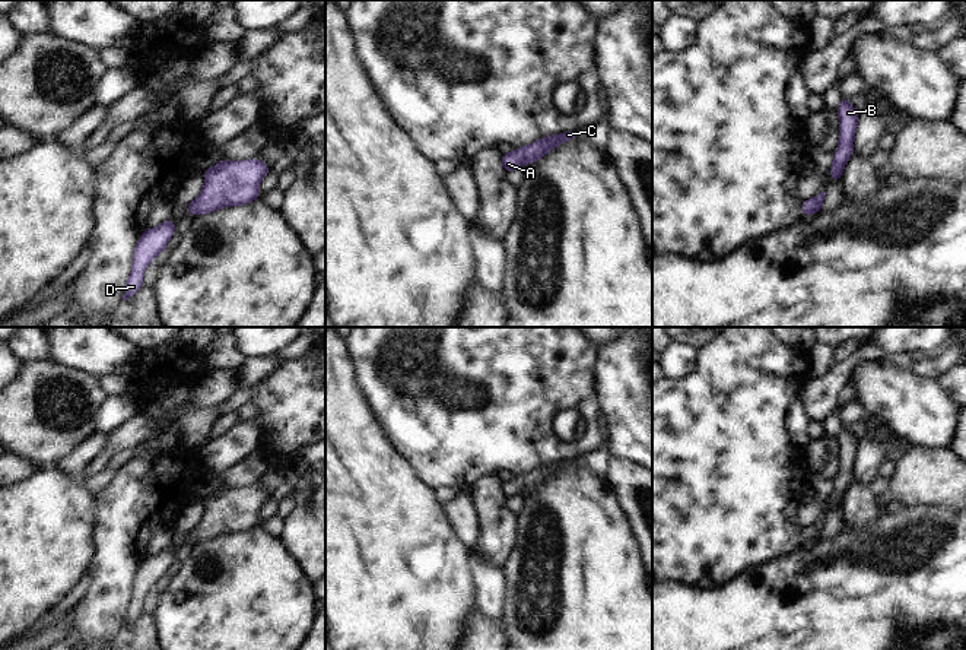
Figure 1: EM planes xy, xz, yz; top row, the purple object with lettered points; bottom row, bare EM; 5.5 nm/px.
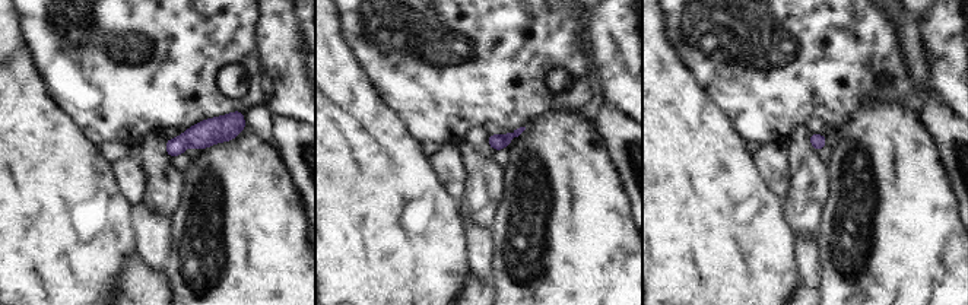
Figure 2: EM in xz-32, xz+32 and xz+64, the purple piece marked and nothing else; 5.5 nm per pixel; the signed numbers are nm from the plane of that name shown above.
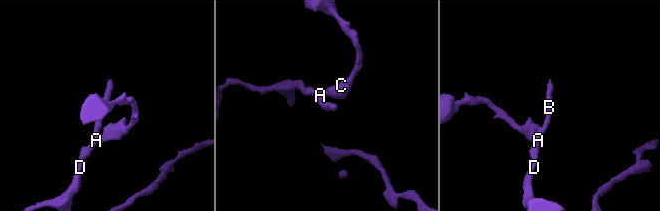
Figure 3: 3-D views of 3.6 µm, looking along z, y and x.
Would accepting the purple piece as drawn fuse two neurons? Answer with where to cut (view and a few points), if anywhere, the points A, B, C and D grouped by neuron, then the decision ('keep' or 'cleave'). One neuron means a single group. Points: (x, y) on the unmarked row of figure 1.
cut none; groups A B C D; keep

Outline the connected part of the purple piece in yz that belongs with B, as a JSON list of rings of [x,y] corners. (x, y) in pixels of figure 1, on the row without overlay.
[[[843,425],[836,438],[839,441],[839,473],[833,481],[833,491],[829,495],[832,500],[832,510],[841,507],[843,494],[854,481],[854,464],[859,446],[859,441],[851,432],[849,425]]]

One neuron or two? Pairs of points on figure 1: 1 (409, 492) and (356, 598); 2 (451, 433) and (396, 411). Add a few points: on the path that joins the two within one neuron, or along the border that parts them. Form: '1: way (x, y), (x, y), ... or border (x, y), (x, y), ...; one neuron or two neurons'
1: way (383, 519), (369, 532), (369, 571); one neuron
2: way (438, 428), (423, 428), (409, 414); one neuron

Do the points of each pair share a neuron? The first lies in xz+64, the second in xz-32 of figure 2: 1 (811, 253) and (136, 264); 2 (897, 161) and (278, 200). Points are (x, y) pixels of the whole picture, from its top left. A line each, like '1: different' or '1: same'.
1: different
2: same

